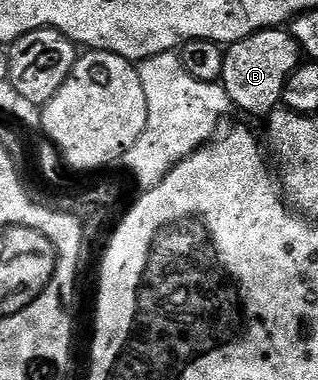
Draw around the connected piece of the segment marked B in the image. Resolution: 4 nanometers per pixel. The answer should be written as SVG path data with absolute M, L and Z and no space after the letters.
M282 27L262 29L226 49L220 84L230 96L231 106L235 110L243 109L254 117L265 118L282 105L284 87L299 64L298 40L293 35Z

